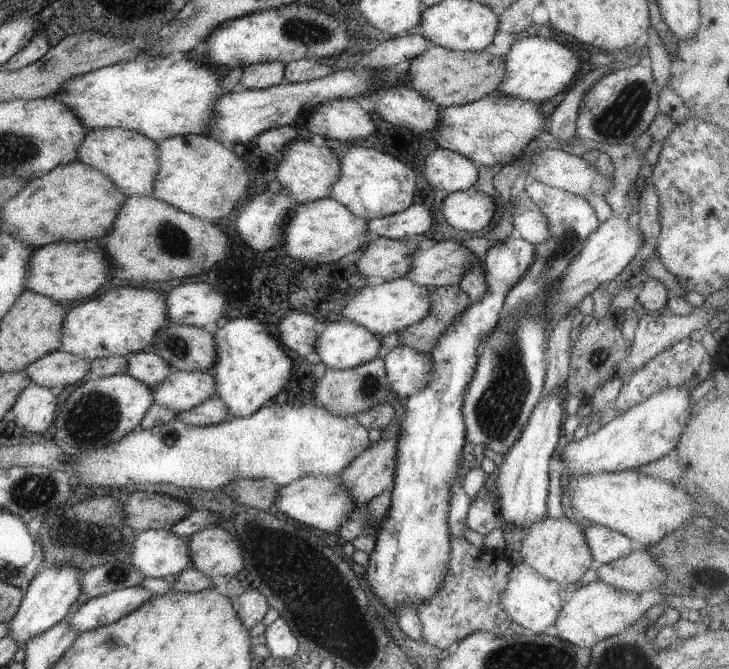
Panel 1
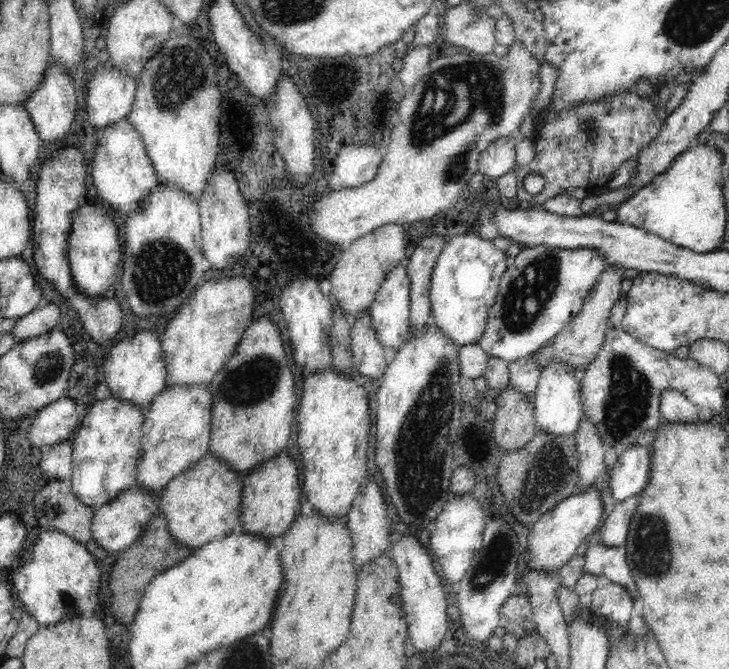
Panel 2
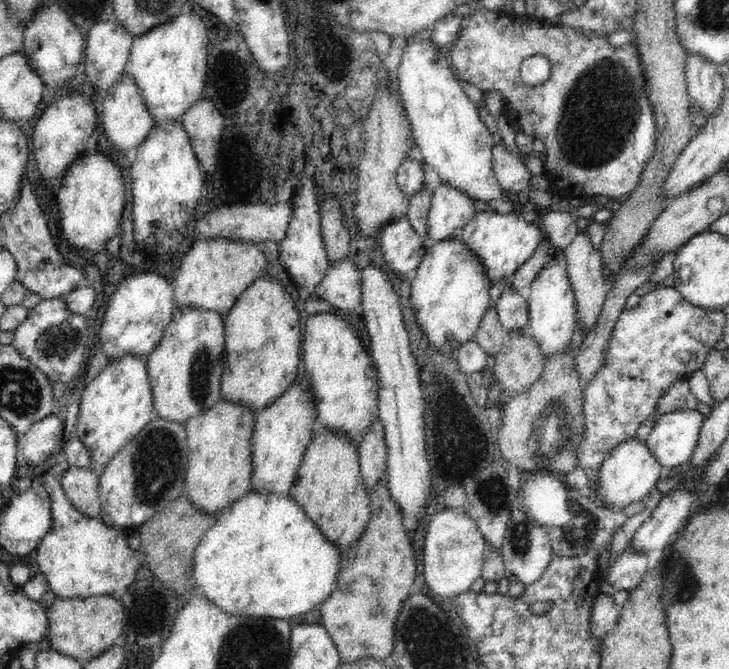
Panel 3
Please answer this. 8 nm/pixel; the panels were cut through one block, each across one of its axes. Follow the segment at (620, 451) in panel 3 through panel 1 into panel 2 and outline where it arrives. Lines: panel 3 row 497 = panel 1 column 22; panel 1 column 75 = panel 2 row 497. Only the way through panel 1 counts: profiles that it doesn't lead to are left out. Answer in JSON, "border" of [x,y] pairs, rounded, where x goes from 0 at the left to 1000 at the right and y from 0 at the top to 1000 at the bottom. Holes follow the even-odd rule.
{"border":[[[809,725],[797,734],[778,741],[759,761],[748,765],[733,783],[724,801],[723,848],[727,854],[765,854],[770,846],[786,834],[790,819],[801,810],[801,804],[813,795],[823,780],[823,771],[829,762],[824,735],[820,726]]]}

